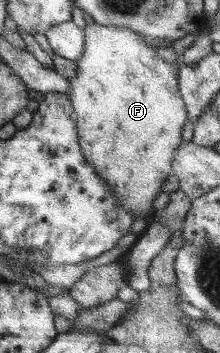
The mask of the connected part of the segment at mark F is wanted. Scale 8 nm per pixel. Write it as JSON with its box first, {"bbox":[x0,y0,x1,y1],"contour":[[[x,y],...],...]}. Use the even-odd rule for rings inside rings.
{"bbox":[69,24,187,219],"contour":[[[86,24],[84,52],[76,60],[76,76],[70,78],[69,99],[74,109],[78,141],[88,165],[109,185],[117,204],[127,209],[136,219],[152,219],[156,196],[171,175],[171,160],[176,148],[183,142],[182,130],[186,124],[187,108],[180,96],[178,79],[173,66],[158,53],[158,47],[147,44],[150,38],[128,28]]]}

